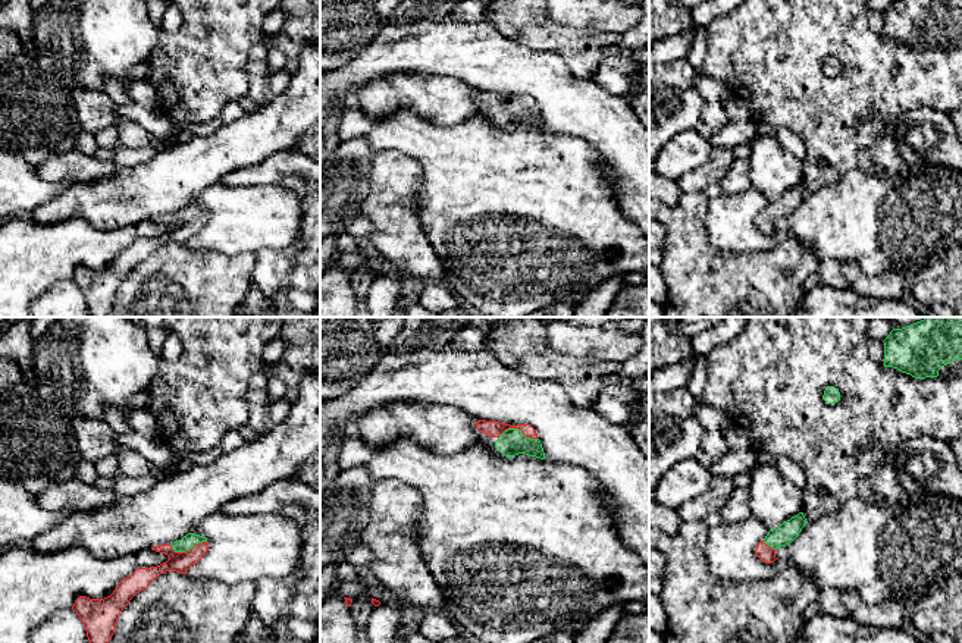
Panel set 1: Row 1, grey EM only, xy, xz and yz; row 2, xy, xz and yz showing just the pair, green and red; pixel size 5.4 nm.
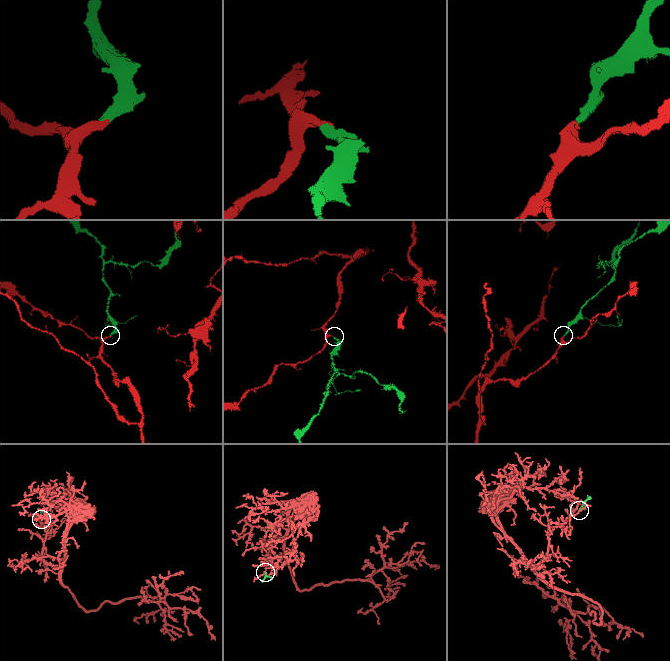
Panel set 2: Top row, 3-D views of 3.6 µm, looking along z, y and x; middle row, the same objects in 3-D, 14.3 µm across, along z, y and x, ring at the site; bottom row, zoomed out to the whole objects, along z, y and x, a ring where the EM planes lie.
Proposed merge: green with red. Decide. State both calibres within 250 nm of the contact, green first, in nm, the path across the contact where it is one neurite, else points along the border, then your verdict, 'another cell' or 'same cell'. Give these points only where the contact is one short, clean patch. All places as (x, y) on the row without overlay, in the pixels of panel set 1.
calibres 150 and 90 nm; way xz (511, 113), (517, 107), (517, 100), (492, 100); same cell

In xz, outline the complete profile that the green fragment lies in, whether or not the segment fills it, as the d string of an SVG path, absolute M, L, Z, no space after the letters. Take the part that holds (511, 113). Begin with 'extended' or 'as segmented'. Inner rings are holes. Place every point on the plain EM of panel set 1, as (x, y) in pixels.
extended; M477 91L476 100L489 109L496 109L495 119L507 129L518 125L545 131L545 123L536 101L529 95L510 97L499 92Z

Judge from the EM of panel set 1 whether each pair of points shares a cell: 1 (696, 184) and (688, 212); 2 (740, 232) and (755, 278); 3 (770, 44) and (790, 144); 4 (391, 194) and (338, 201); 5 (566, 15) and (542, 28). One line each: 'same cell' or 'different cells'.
1: different cells
2: different cells
3: different cells
4: different cells
5: different cells

